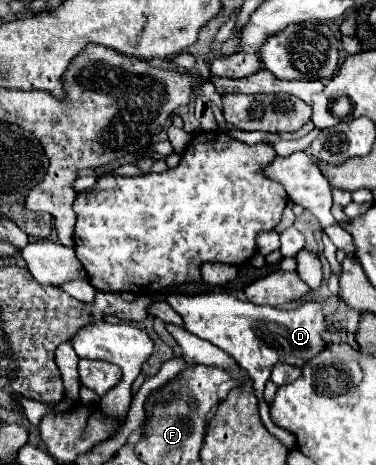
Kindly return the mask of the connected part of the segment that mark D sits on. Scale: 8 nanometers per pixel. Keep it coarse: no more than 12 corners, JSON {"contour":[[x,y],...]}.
{"contour":[[172,294],[185,330],[249,372],[263,424],[285,446],[264,389],[275,362],[301,368],[325,346],[321,306],[255,306]]}

